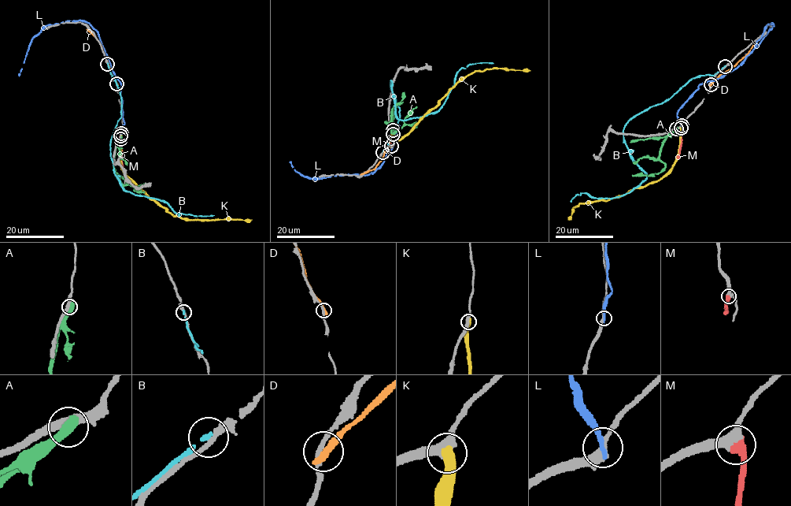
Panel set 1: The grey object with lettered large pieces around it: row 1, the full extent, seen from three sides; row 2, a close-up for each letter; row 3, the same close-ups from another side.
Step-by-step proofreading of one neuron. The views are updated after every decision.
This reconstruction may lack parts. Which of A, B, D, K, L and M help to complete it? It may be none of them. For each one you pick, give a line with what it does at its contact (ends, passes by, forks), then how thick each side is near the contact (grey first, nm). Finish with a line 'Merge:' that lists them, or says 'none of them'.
M: It ends there. Thickness 360 nm (grey) against 360 nm
Merge: M

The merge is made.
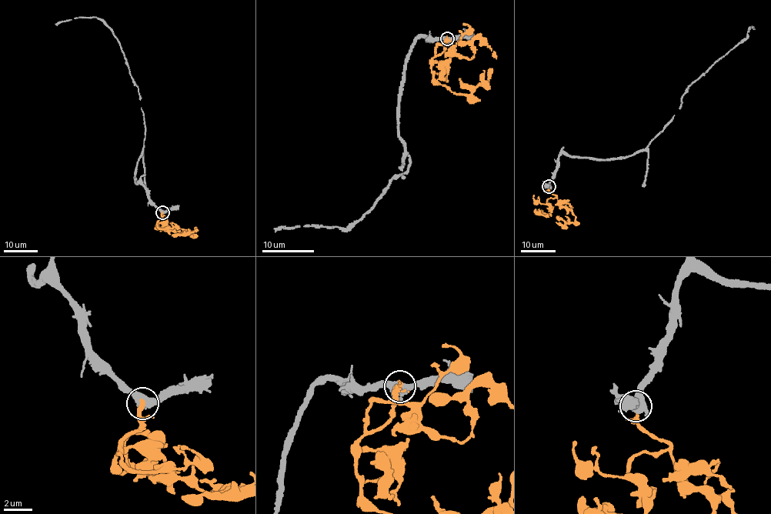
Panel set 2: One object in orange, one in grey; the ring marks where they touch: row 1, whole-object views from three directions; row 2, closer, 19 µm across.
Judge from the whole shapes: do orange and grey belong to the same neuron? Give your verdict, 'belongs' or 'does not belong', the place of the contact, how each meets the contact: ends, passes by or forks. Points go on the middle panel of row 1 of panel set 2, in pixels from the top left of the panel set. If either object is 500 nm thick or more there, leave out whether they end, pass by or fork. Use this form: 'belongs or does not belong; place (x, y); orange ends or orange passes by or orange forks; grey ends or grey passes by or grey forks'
does not belong; place (447, 38)

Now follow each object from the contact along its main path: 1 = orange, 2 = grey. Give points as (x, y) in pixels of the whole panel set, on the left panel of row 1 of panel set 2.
1: (162, 212), (162, 218), (155, 225), (158, 228), (178, 233), (183, 231), (182, 235), (198, 230)
2: (162, 212), (149, 193), (135, 183), (146, 128), (138, 88), (118, 41), (96, 18), (79, 17), (56, 25)

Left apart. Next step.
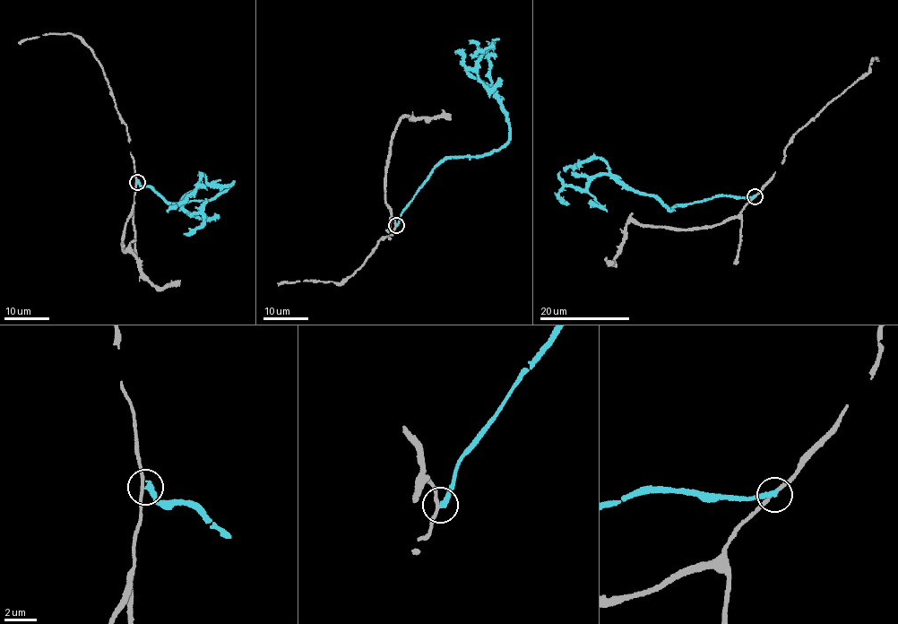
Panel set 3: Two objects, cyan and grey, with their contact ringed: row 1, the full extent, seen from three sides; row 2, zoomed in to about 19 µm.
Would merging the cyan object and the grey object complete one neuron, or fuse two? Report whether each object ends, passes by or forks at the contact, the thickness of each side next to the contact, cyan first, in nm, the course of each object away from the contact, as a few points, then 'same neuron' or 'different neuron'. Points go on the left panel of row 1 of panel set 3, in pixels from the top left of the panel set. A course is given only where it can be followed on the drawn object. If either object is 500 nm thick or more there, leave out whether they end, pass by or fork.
cyan ends; grey passes by; calibres 340 and 190 nm; course cyan (136, 182), (172, 203), (212, 200), (233, 183), (194, 189), (182, 199), (191, 216), (203, 218), (184, 234); course grey (136, 182), (126, 125), (94, 54), (80, 38), (71, 34), (49, 32), (20, 43); different neuron

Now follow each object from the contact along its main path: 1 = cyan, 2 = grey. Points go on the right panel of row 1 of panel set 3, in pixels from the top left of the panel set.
1: (755, 197), (722, 195), (669, 212), (603, 172), (583, 189), (565, 186), (559, 194), (566, 202)
2: (755, 197), (782, 164), (785, 147), (800, 129), (862, 78), (868, 72), (873, 57), (879, 61)

